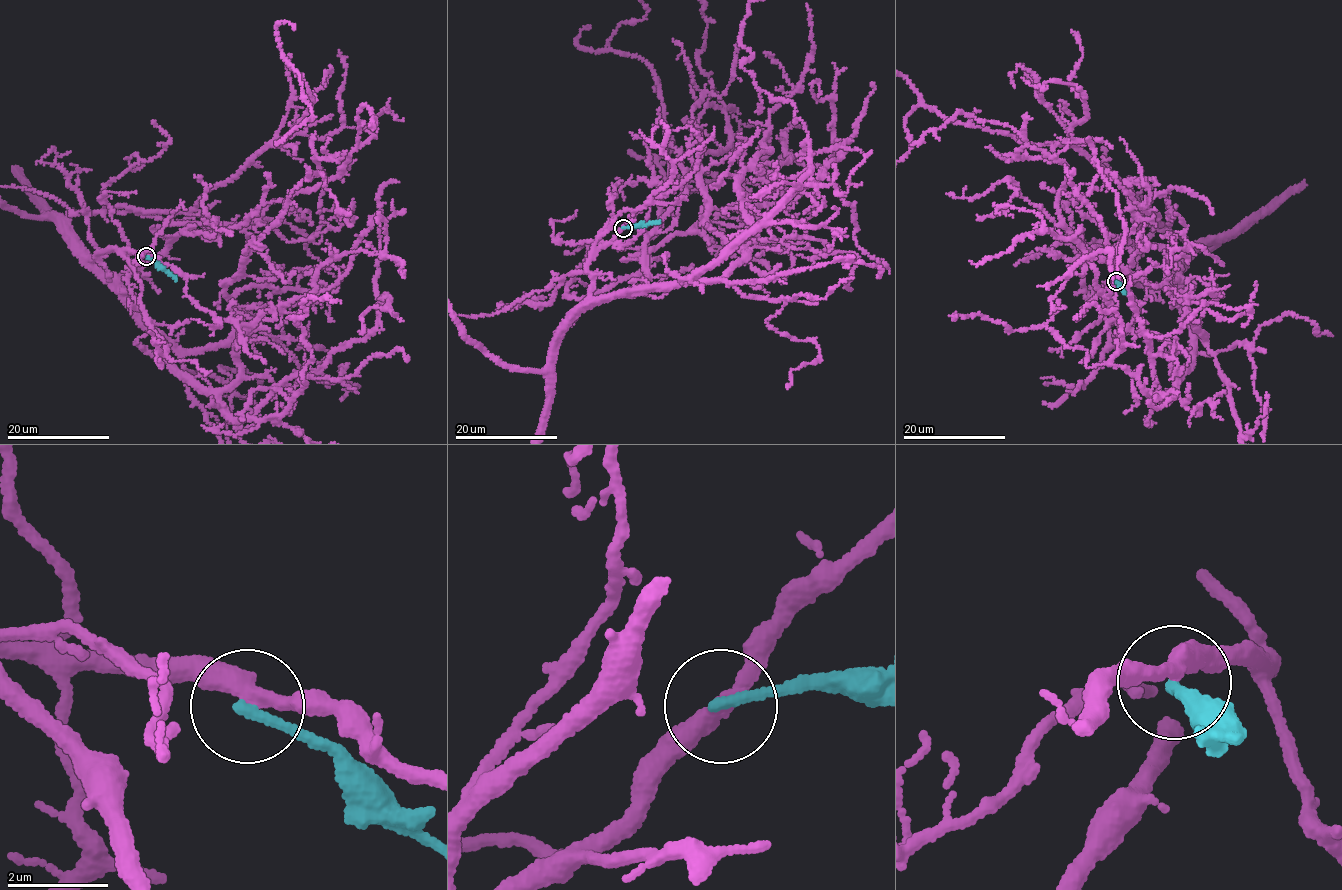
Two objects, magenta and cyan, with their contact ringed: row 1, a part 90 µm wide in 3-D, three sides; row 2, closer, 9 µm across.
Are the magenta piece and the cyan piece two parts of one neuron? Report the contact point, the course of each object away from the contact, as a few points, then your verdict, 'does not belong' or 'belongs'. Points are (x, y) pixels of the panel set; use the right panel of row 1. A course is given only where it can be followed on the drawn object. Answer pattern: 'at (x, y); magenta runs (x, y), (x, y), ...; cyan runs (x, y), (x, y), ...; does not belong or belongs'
at (1116, 281); magenta runs (1116, 281), (1167, 285), (1215, 242), (1119, 278), (997, 187); cyan runs (1116, 281), (1124, 293); does not belong

